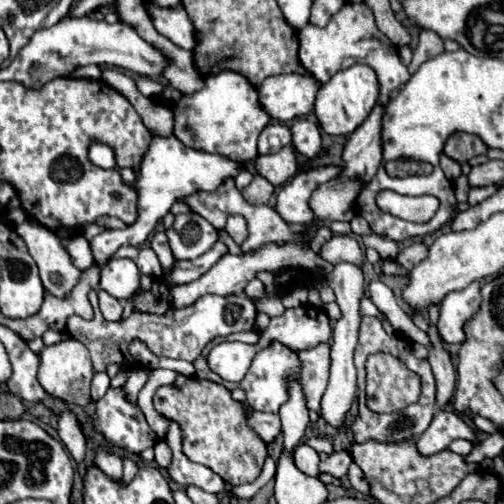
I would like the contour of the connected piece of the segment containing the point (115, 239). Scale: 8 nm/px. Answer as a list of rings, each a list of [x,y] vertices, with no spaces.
[[[155,136],[151,140],[151,146],[147,148],[141,164],[137,168],[119,168],[113,152],[99,142],[93,142],[89,148],[89,160],[93,164],[97,164],[99,168],[113,168],[121,174],[123,182],[131,188],[137,190],[137,220],[121,230],[103,230],[101,234],[97,234],[95,238],[91,238],[91,252],[95,258],[97,266],[107,264],[107,260],[113,256],[113,252],[123,246],[123,244],[131,244],[131,246],[141,246],[149,234],[153,232],[155,224],[169,212],[169,208],[173,206],[173,202],[177,202],[183,196],[189,196],[193,192],[199,190],[215,190],[225,178],[229,176],[237,176],[239,164],[233,160],[227,160],[219,154],[207,154],[207,152],[199,152],[193,148],[187,148],[181,140],[177,140],[177,136]]]

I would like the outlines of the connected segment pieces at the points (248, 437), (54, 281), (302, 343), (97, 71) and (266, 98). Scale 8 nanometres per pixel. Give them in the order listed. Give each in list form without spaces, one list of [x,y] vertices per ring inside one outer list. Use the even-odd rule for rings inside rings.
[[[187,378],[183,388],[175,388],[173,384],[169,386],[161,386],[157,388],[155,396],[153,396],[153,404],[155,410],[165,416],[167,420],[175,420],[181,430],[183,430],[183,452],[193,460],[199,462],[203,466],[209,466],[213,472],[217,472],[225,482],[239,486],[245,482],[253,482],[263,468],[263,462],[267,458],[267,446],[265,442],[247,426],[245,422],[245,410],[241,402],[235,402],[229,394],[227,388],[223,388],[221,384],[215,384],[211,380],[201,380],[201,378]]]
[[[29,222],[15,226],[15,232],[25,240],[31,258],[37,262],[45,290],[53,296],[69,296],[71,288],[79,282],[81,270],[71,264],[59,238],[51,230]]]
[[[297,306],[271,318],[255,348],[269,348],[273,342],[281,342],[291,350],[311,350],[329,338],[327,314],[315,306]]]
[[[83,66],[83,68],[77,68],[71,76],[73,76],[73,78],[91,78],[91,80],[99,80],[99,78],[101,78],[101,68],[99,68],[99,66]]]
[[[293,72],[271,76],[257,90],[269,116],[279,122],[289,122],[313,112],[319,88],[321,82],[317,82],[313,76]]]

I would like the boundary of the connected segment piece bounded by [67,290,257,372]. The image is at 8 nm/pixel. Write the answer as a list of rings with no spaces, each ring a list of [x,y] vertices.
[[[91,290],[89,292],[89,300],[93,306],[93,318],[91,320],[83,320],[81,316],[71,316],[67,320],[67,330],[69,334],[83,342],[89,348],[91,360],[93,360],[93,368],[97,372],[105,372],[107,364],[117,362],[123,368],[129,368],[133,364],[131,356],[129,356],[129,342],[131,340],[141,340],[147,344],[147,348],[157,354],[157,356],[167,356],[167,358],[179,358],[179,360],[187,360],[193,362],[203,348],[217,336],[229,336],[233,332],[245,332],[253,328],[257,310],[255,304],[249,296],[241,294],[241,296],[203,296],[199,298],[195,304],[183,308],[183,310],[169,310],[165,316],[149,316],[149,314],[141,314],[141,312],[133,312],[127,320],[123,322],[107,322],[101,316],[101,310],[97,306],[97,292]]]

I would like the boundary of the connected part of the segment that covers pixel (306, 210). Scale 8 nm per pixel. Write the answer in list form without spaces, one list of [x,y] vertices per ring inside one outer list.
[[[325,166],[325,168],[311,168],[307,172],[299,172],[277,194],[275,210],[281,214],[285,222],[293,226],[313,226],[315,214],[309,206],[313,190],[319,188],[321,184],[341,178],[341,174],[343,174],[341,166]]]

